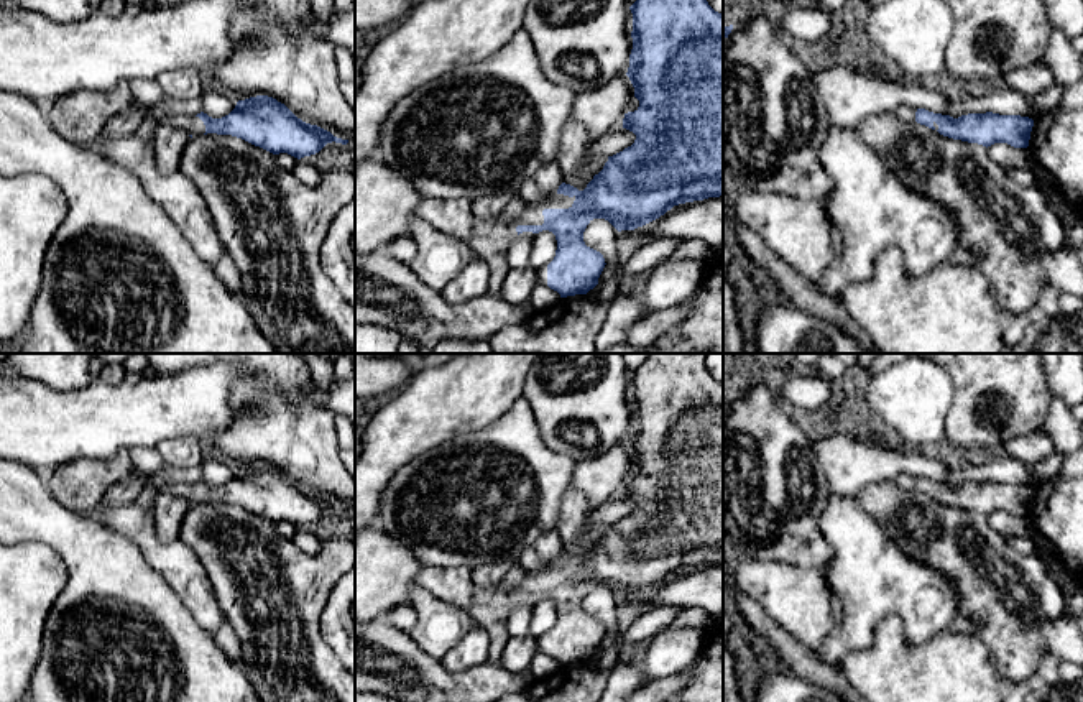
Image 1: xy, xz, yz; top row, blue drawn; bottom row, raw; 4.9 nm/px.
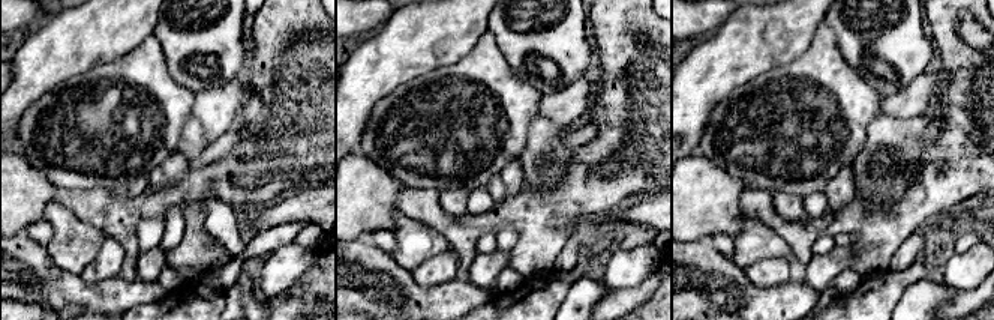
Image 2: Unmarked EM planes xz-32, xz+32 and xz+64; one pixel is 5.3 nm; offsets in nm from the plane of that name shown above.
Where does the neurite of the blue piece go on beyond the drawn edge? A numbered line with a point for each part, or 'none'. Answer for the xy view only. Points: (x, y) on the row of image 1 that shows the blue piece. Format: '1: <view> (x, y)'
1: xy (191, 124)

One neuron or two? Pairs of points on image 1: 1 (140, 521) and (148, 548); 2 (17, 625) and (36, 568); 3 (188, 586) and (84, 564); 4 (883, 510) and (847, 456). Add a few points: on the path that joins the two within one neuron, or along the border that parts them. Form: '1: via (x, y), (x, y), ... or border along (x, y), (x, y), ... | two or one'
1: via (140, 528), (148, 541) | one
2: via (17, 610), (17, 587), (22, 582) | one
3: border along (140, 551), (150, 568), (189, 610) | two
4: border along (893, 479), (870, 482), (857, 497) | two

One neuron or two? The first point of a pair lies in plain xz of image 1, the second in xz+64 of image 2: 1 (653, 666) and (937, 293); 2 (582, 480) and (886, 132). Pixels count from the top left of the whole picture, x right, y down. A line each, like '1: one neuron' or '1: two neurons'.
1: two neurons
2: two neurons

